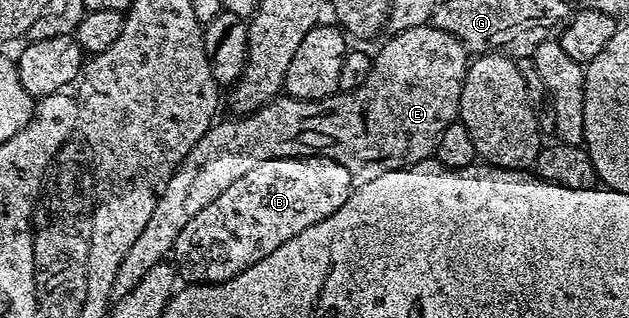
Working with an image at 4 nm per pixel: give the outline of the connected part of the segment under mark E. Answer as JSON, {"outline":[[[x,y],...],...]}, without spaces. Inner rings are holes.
{"outline":[[[430,24],[401,30],[392,33],[390,37],[391,39],[379,51],[374,51],[371,74],[365,80],[365,84],[358,86],[356,90],[336,92],[330,94],[328,98],[319,98],[316,102],[290,96],[276,96],[261,108],[254,110],[251,114],[231,116],[228,122],[222,122],[222,120],[216,121],[211,129],[205,132],[205,136],[201,136],[201,140],[197,140],[197,144],[193,144],[193,148],[185,156],[185,160],[181,160],[181,164],[175,169],[175,174],[169,176],[169,184],[165,184],[165,192],[161,192],[161,196],[157,200],[157,208],[153,208],[153,216],[149,216],[149,220],[145,223],[145,228],[142,230],[141,236],[137,236],[137,241],[133,243],[133,248],[129,248],[129,252],[125,252],[125,260],[121,260],[121,266],[117,268],[111,288],[112,295],[116,299],[124,298],[143,279],[145,272],[149,272],[149,268],[153,268],[159,262],[164,261],[174,251],[177,236],[181,236],[181,228],[185,228],[185,224],[189,224],[189,220],[193,220],[193,216],[197,216],[197,212],[201,212],[201,208],[206,208],[207,205],[213,204],[213,200],[217,200],[217,196],[221,196],[221,192],[225,192],[225,188],[229,188],[229,184],[233,184],[236,180],[241,180],[241,176],[245,176],[245,172],[257,168],[257,164],[261,164],[265,160],[277,160],[278,158],[328,158],[345,167],[356,183],[377,180],[377,176],[381,176],[385,172],[393,172],[394,170],[400,170],[418,162],[428,161],[434,155],[435,145],[441,136],[441,132],[445,132],[445,128],[449,128],[449,124],[456,122],[459,117],[461,88],[467,75],[469,55],[467,49],[457,39],[449,36],[449,32],[441,32],[436,26]]]}

